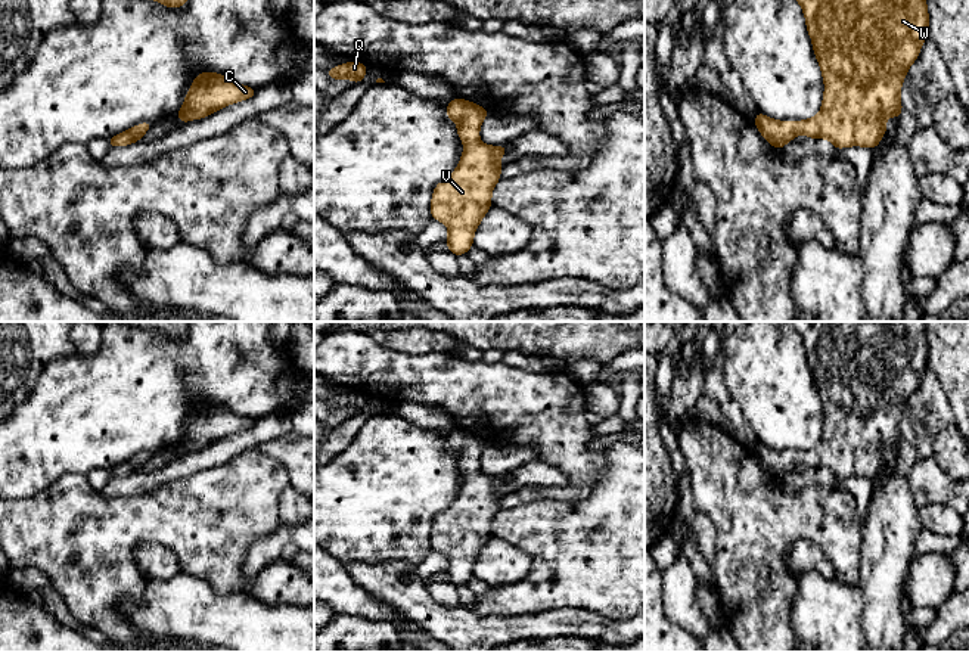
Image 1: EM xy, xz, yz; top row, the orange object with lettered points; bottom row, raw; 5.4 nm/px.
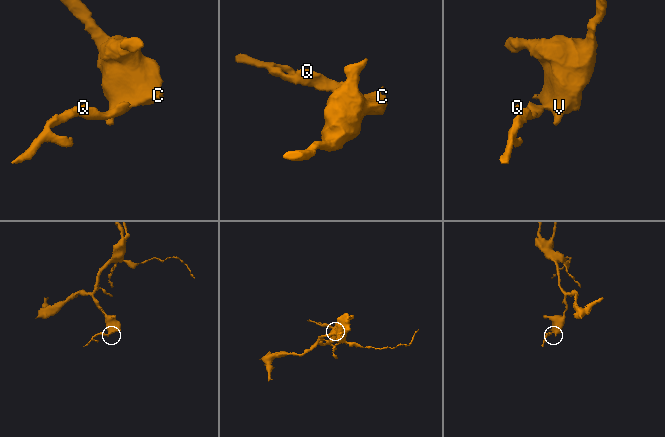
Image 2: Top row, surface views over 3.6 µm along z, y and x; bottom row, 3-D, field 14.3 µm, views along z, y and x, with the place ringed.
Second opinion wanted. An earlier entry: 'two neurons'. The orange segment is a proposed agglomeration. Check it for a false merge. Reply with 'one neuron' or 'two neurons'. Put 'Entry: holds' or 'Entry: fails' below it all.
one neuron
Entry: fails

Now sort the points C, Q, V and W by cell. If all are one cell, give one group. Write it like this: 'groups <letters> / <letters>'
groups C Q V W

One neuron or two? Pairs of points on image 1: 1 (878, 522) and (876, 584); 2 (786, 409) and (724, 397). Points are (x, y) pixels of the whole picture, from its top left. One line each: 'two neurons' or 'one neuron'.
1: one neuron
2: two neurons

